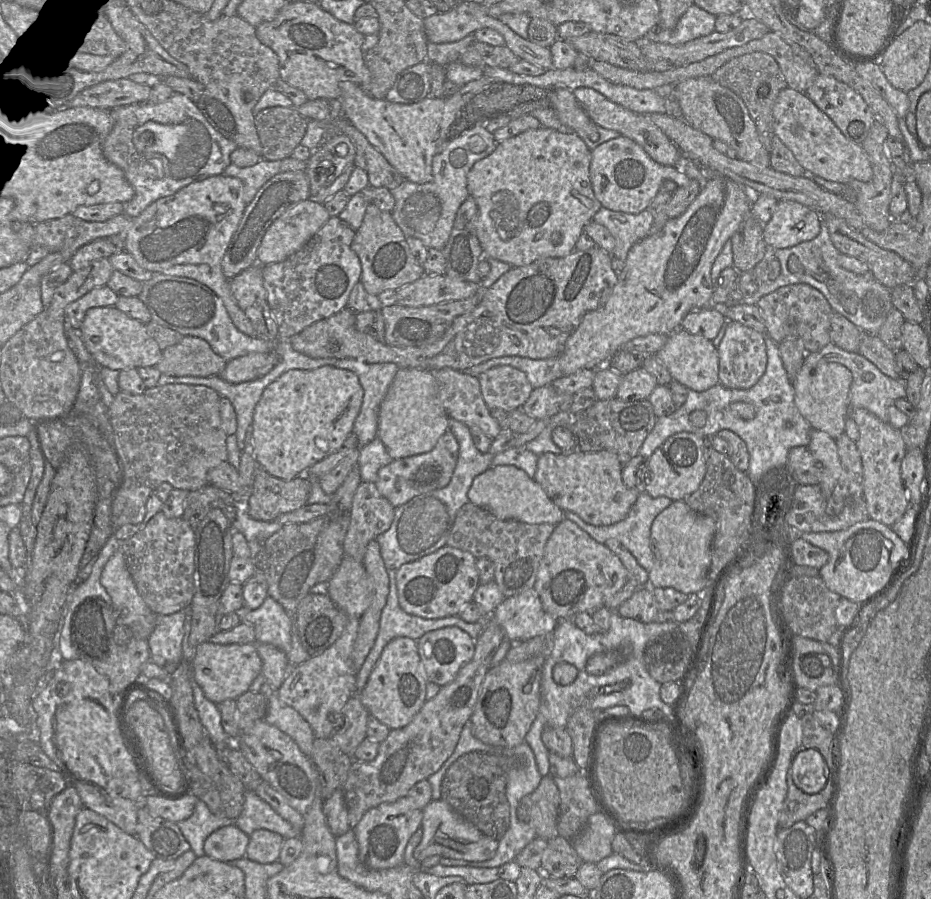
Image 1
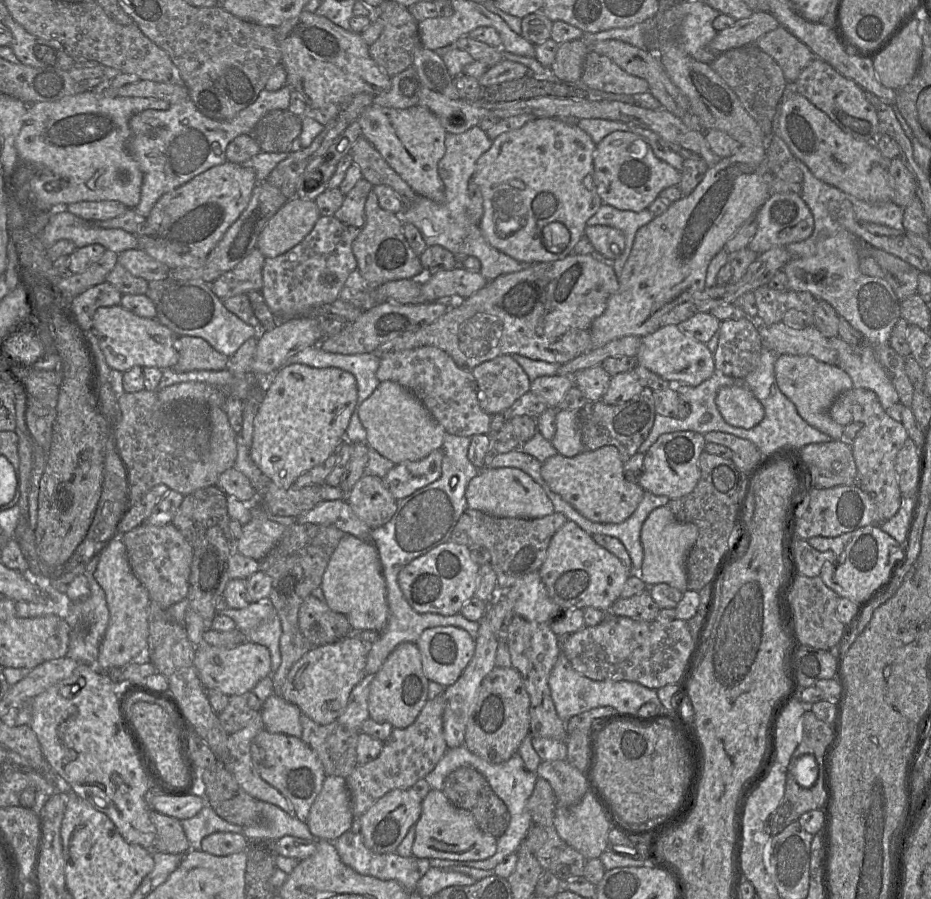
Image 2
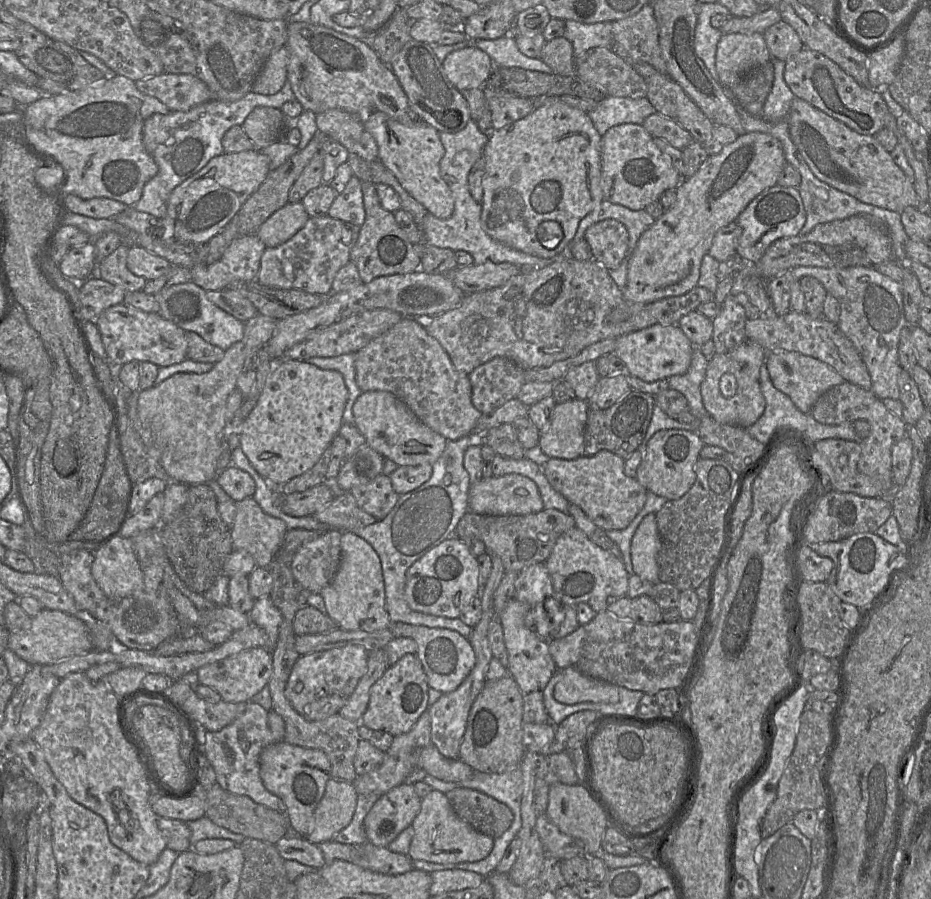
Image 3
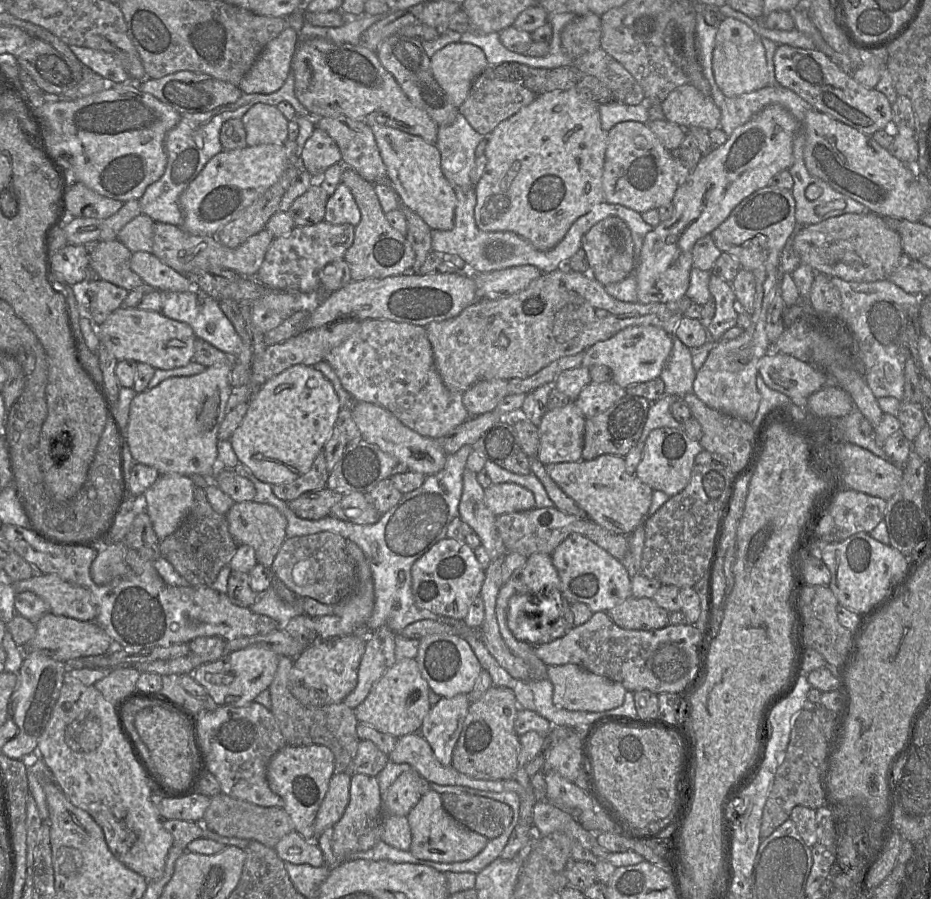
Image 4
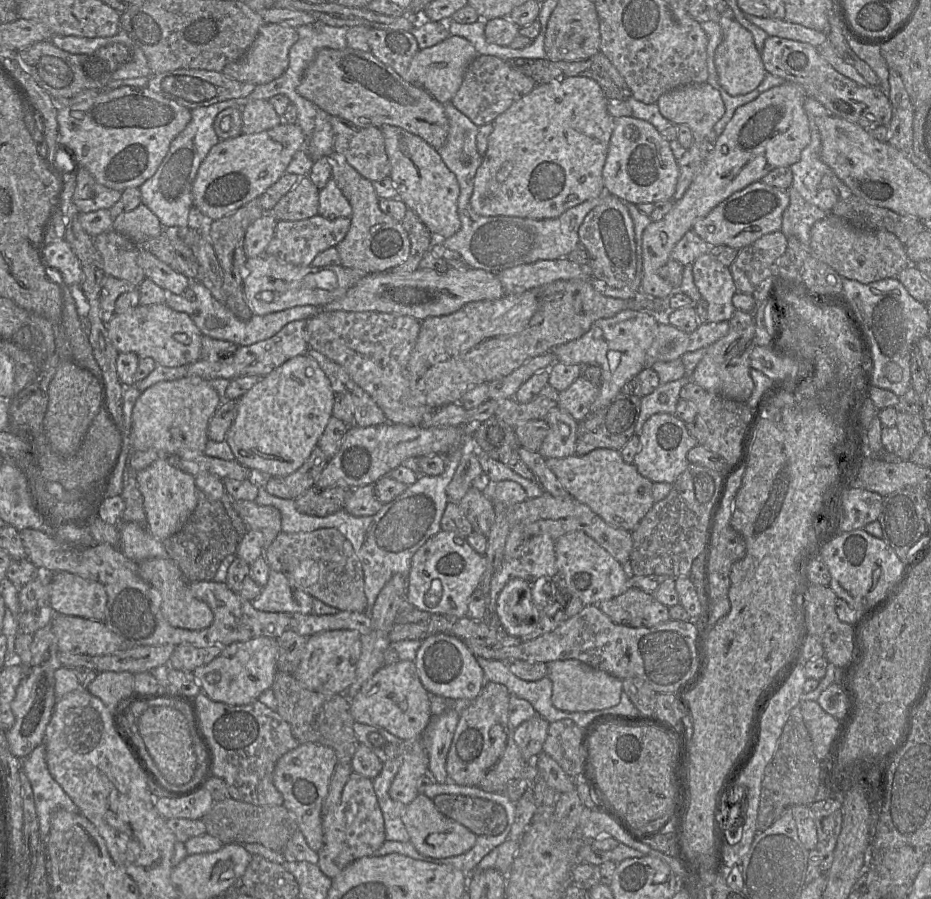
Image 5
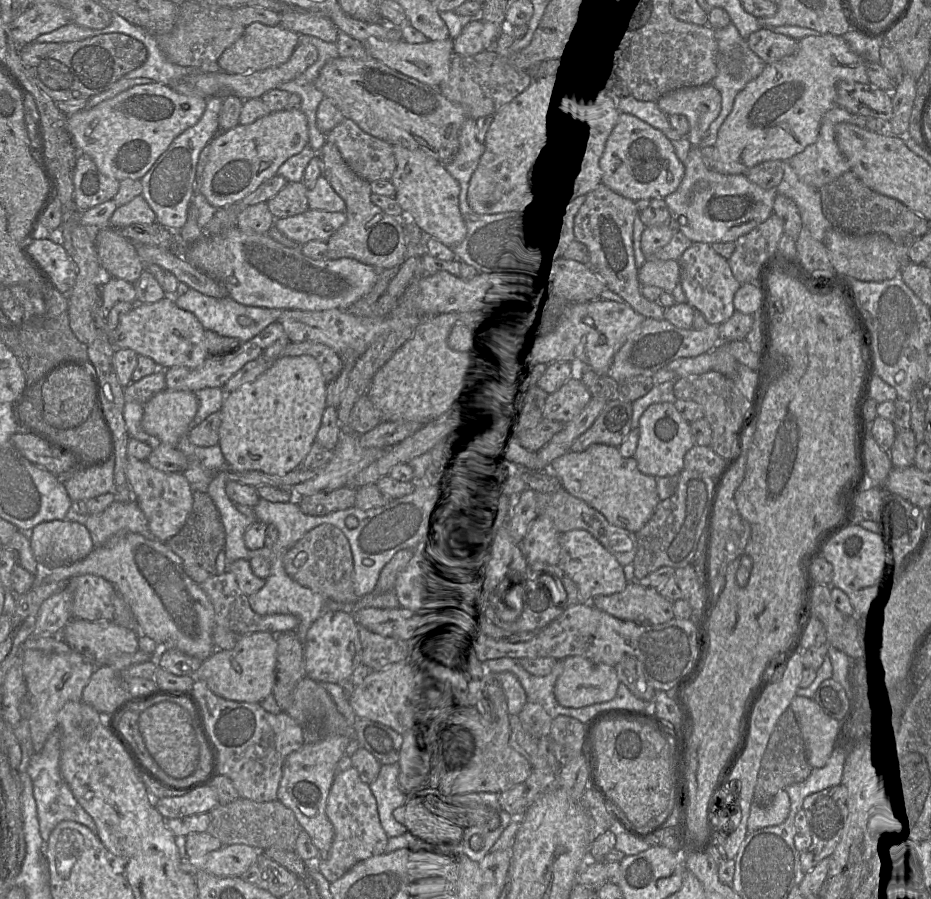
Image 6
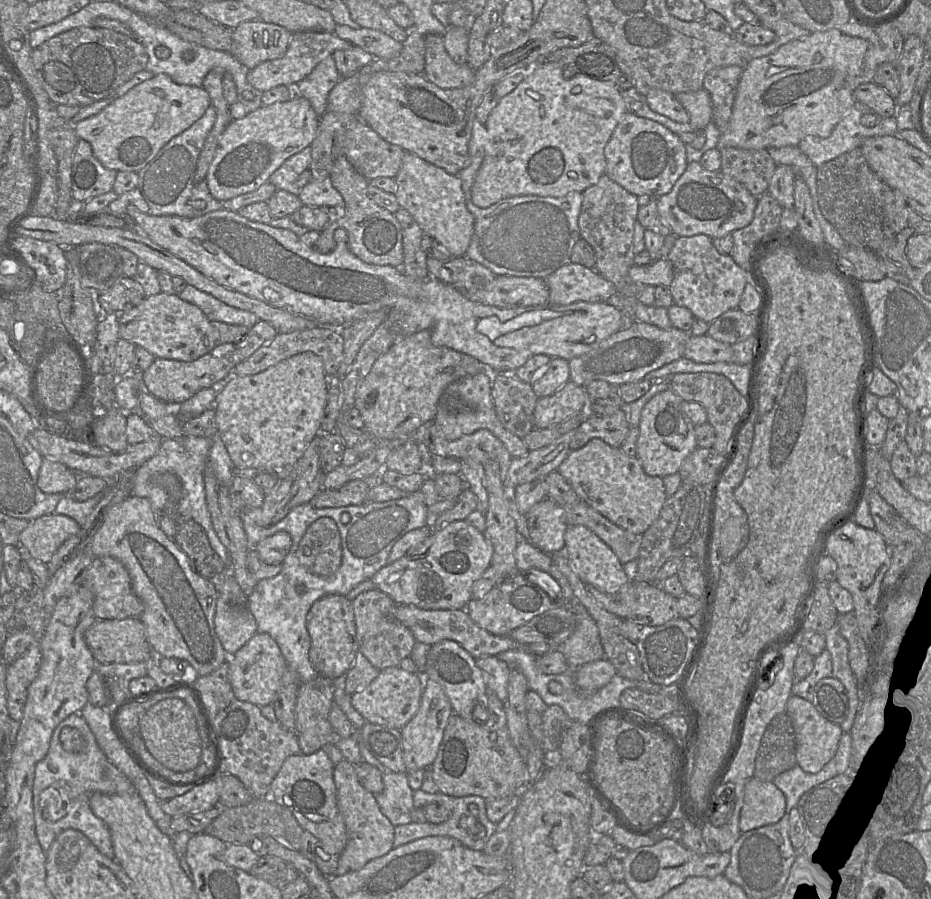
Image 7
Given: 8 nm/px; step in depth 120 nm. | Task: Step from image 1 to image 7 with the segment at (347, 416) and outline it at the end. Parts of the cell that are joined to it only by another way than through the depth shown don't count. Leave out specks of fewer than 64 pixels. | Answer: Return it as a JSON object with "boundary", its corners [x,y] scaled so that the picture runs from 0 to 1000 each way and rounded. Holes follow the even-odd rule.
{"boundary":[[[336,392],[318,394],[274,417],[248,417],[238,428],[234,430],[234,437],[229,454],[232,459],[234,483],[244,499],[251,522],[273,521],[286,525],[313,523],[317,518],[318,514],[324,508],[333,492],[345,482],[345,469],[351,447],[353,427],[354,422],[349,415],[347,400],[344,396],[337,394]]]}

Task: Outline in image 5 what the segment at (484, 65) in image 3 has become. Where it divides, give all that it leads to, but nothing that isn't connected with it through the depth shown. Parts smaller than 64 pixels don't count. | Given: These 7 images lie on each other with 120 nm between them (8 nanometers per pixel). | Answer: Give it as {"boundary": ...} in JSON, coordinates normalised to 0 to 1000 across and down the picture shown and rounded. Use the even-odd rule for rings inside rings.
{"boundary":[[[483,39],[475,47],[450,55],[439,72],[446,92],[461,102],[470,113],[479,116],[493,100],[502,75],[513,62],[509,51],[499,42]]]}

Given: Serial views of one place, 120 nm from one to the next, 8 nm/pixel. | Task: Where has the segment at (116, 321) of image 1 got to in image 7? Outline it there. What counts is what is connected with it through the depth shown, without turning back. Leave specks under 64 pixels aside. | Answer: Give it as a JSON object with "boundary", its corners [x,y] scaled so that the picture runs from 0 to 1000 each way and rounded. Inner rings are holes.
{"boundary":[[[189,326],[159,329],[148,339],[128,349],[128,375],[150,385],[168,398],[209,402],[224,393],[234,382],[229,359],[211,339],[195,334]]]}

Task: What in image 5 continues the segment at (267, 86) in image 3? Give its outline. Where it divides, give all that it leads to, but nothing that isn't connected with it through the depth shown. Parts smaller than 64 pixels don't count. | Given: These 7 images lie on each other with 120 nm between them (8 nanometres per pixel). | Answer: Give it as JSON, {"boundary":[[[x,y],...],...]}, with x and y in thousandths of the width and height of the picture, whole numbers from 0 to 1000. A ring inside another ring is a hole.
{"boundary":[[[285,26],[278,33],[270,52],[256,67],[244,71],[240,81],[258,91],[281,95],[301,86],[310,71],[310,57],[320,44],[318,31],[300,27]]]}

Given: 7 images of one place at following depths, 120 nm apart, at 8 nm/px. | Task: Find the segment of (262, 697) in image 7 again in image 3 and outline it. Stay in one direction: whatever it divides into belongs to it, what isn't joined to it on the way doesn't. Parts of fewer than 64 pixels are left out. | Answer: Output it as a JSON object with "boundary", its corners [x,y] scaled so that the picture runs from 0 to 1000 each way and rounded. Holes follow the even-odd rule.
{"boundary":[[[271,720],[215,742],[207,750],[207,758],[231,766],[240,780],[258,782],[270,780],[274,772],[288,762],[292,750],[292,726],[284,720]]]}

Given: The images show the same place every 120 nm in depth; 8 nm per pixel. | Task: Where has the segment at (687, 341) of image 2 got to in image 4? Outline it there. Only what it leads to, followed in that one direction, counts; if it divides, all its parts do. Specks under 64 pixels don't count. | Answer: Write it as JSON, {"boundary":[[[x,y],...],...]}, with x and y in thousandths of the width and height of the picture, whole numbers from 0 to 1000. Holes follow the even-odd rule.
{"boundary":[[[702,362],[676,363],[628,389],[626,407],[653,407],[658,415],[658,425],[668,433],[692,426],[709,419],[723,387],[723,374]]]}

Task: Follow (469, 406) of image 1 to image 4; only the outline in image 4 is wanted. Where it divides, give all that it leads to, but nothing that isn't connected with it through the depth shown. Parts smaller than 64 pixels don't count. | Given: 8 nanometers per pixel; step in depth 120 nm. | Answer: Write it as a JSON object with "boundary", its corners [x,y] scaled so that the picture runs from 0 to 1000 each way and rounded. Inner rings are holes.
{"boundary":[[[391,355],[386,365],[349,397],[369,433],[381,447],[396,447],[407,451],[423,461],[435,474],[449,483],[473,488],[505,464],[497,451],[497,437],[483,435],[470,415],[465,388],[455,363],[418,355]]]}

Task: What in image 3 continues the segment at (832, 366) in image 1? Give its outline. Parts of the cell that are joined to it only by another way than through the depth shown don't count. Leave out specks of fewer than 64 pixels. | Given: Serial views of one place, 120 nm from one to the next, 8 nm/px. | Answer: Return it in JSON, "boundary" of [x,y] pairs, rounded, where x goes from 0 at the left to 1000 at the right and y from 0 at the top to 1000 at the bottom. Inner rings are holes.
{"boundary":[[[844,389],[825,392],[822,405],[831,430],[844,438],[863,459],[871,459],[873,451],[886,435],[908,425],[889,405],[857,392]]]}

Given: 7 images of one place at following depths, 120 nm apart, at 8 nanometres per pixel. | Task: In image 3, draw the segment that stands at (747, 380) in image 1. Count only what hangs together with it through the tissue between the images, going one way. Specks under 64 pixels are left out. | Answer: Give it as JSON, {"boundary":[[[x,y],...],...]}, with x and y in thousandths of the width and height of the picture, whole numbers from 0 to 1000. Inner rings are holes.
{"boundary":[[[787,327],[782,328],[773,340],[773,346],[768,354],[765,355],[768,393],[781,393],[802,378],[800,372],[800,360],[802,353],[797,339],[793,338]]]}

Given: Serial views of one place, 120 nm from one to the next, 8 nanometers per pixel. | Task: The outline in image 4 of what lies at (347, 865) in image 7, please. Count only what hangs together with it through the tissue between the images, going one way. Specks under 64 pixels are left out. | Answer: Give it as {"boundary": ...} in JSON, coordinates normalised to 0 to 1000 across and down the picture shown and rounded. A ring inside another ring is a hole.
{"boundary":[[[387,860],[378,861],[376,889],[368,908],[340,931],[348,962],[358,966],[373,957],[379,949],[401,942],[409,933],[410,917],[411,897],[405,865]]]}

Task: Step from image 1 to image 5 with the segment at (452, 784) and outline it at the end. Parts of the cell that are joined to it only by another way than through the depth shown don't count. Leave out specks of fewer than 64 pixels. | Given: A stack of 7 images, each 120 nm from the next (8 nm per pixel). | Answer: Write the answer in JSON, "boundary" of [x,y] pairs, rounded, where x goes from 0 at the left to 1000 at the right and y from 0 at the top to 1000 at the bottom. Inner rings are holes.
{"boundary":[[[470,883],[464,890],[475,905],[491,913],[511,929],[535,929],[545,918],[544,902],[532,891],[496,883]]]}

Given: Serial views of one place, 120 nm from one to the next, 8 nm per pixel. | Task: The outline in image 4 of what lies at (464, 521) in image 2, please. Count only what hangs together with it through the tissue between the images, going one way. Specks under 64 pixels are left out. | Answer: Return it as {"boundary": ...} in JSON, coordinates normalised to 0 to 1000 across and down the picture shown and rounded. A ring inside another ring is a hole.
{"boundary":[[[598,564],[574,565],[566,568],[539,572],[532,580],[535,593],[545,614],[555,614],[564,620],[575,615],[592,616],[611,595],[621,593],[639,603],[663,623],[668,624],[676,612],[675,596],[658,593],[635,577],[622,577]]]}

